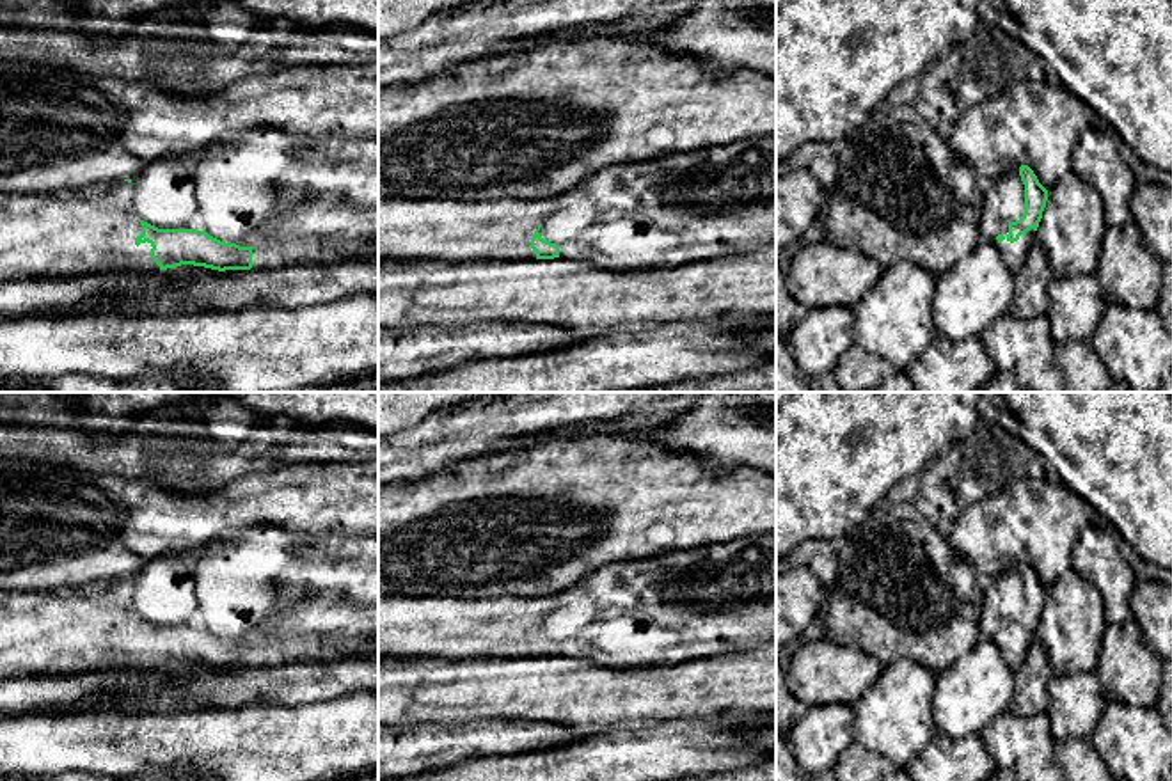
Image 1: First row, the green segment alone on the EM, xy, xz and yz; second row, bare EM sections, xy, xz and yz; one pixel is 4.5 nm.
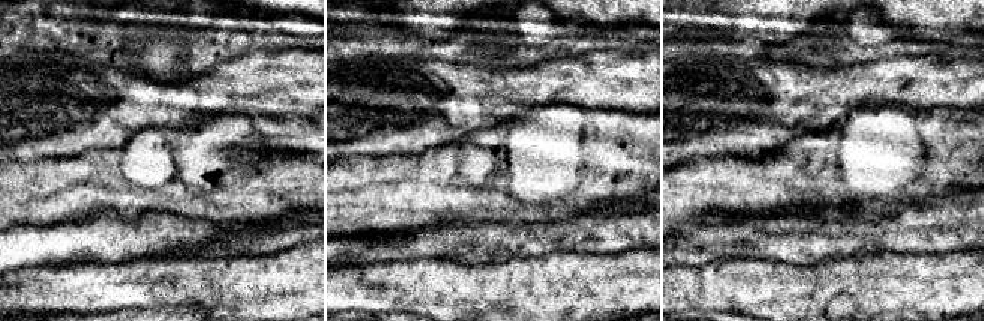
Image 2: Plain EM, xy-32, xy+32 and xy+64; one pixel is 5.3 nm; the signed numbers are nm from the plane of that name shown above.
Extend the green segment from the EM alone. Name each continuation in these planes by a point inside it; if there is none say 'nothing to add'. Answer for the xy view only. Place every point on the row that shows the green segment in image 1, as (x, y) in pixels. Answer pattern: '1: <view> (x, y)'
1: xy (293, 199)

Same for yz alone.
1: yz (1004, 199)

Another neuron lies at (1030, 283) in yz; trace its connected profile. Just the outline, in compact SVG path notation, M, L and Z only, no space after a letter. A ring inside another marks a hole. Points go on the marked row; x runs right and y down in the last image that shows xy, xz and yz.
M1035 240L1025 264L1014 273L1014 307L1019 318L1032 320L1048 311L1048 286L1053 280L1042 245Z

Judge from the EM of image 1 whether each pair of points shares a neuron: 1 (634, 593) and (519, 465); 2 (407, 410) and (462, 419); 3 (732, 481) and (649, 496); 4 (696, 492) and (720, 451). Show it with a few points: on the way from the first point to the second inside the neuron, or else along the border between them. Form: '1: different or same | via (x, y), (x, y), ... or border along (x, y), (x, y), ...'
1: different | border along (617, 563), (606, 563), (570, 586)
2: different | border along (437, 410), (396, 433)
3: same | via (711, 496), (670, 496)
4: different | border along (673, 449), (684, 449), (718, 469), (753, 467)

